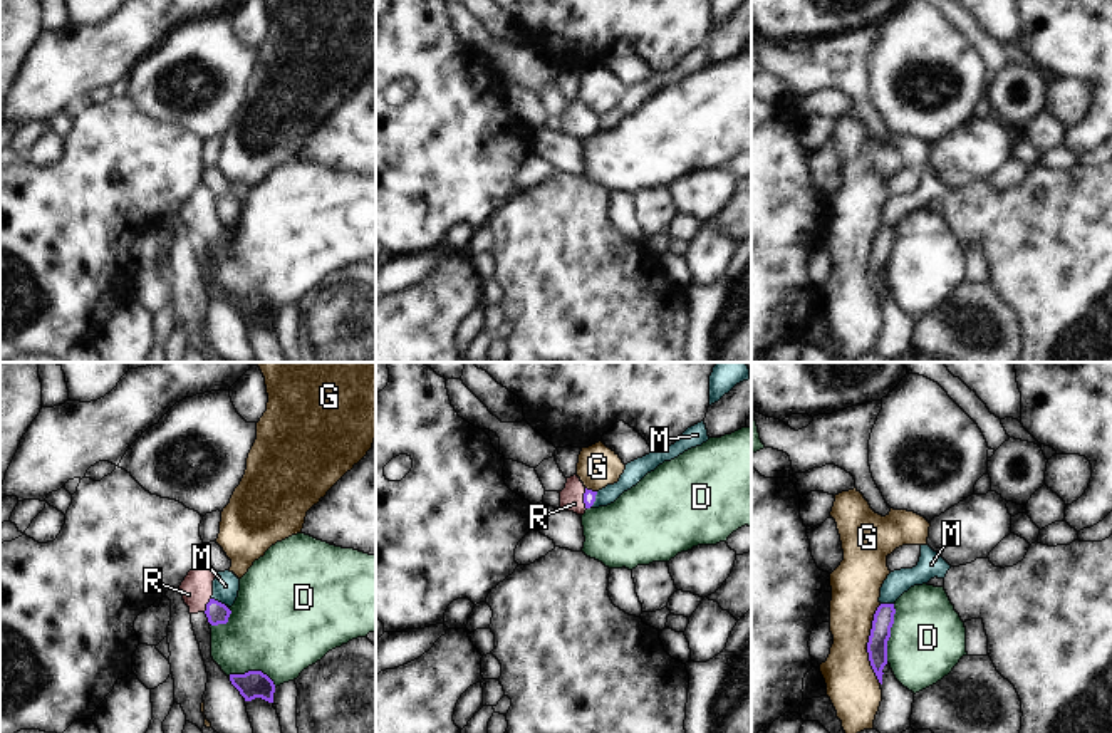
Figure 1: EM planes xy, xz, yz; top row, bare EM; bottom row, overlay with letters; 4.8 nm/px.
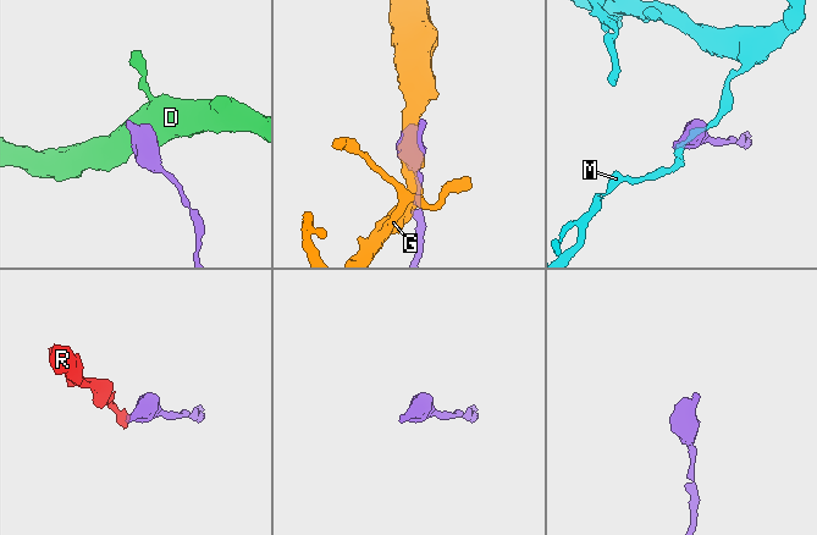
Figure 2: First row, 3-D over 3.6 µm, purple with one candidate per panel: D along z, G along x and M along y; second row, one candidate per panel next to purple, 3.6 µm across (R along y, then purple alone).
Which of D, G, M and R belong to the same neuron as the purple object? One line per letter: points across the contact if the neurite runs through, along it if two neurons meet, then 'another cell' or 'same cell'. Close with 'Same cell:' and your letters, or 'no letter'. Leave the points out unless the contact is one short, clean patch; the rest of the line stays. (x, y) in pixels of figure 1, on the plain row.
D: another cell
G: another cell
M: border along xz (597, 116), (589, 131); another cell
R: runs through xz (589, 121), (584, 123), (572, 119); same cell
Same cell: R

